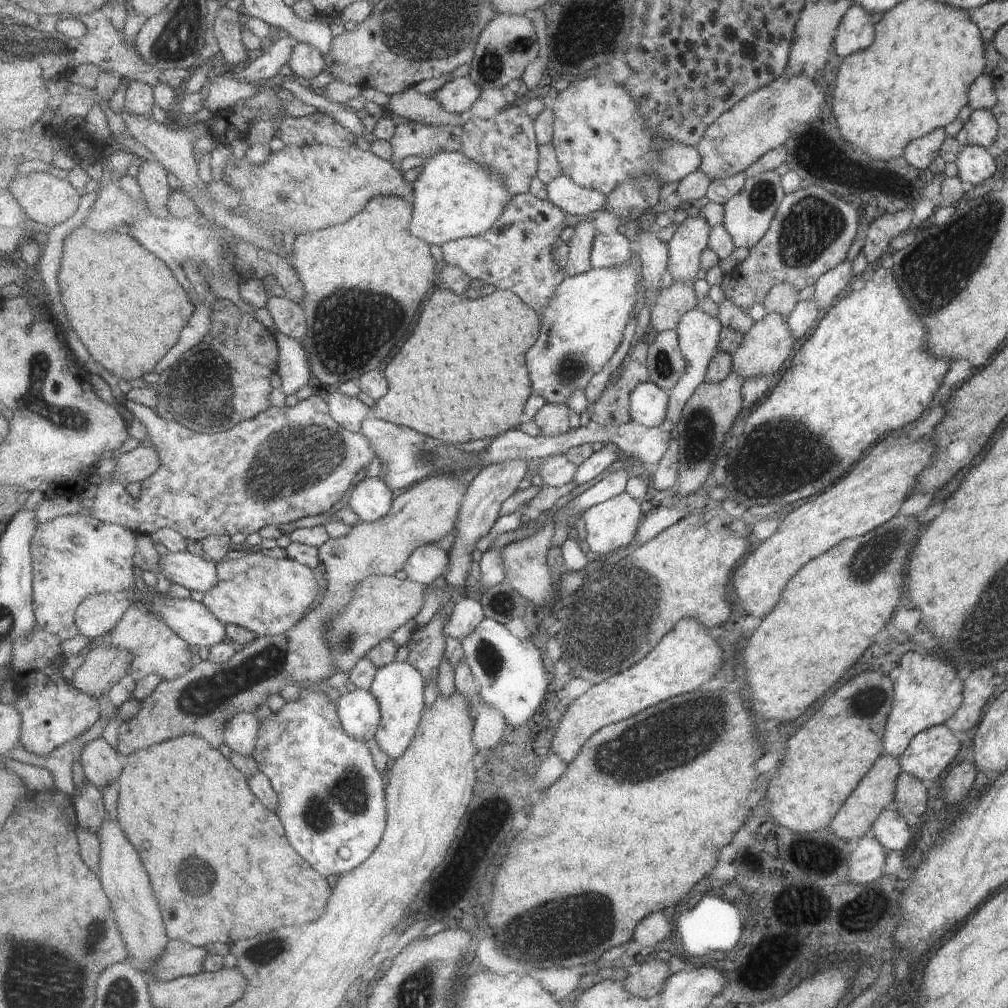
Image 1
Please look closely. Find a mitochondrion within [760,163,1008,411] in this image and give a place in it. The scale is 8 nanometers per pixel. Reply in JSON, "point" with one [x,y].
{"point":[932,284]}

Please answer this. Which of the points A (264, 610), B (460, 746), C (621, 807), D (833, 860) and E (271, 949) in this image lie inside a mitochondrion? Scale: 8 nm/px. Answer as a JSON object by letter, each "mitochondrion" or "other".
{"A":"other","B":"other","C":"other","D":"other","E":"mitochondrion"}

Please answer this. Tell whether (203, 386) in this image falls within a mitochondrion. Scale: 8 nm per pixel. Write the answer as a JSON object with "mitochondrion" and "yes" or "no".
{"mitochondrion":"yes"}

